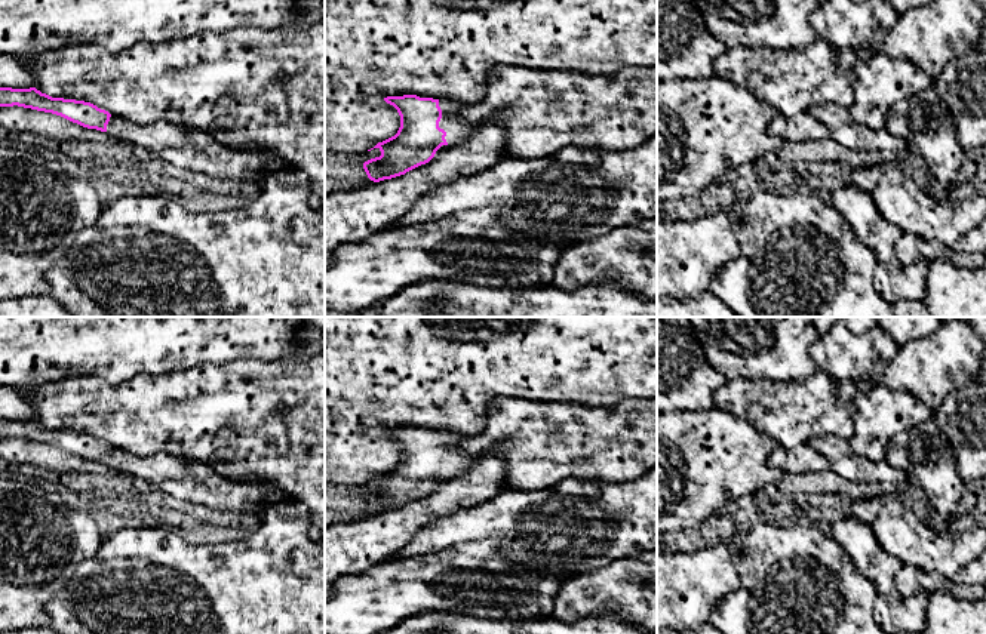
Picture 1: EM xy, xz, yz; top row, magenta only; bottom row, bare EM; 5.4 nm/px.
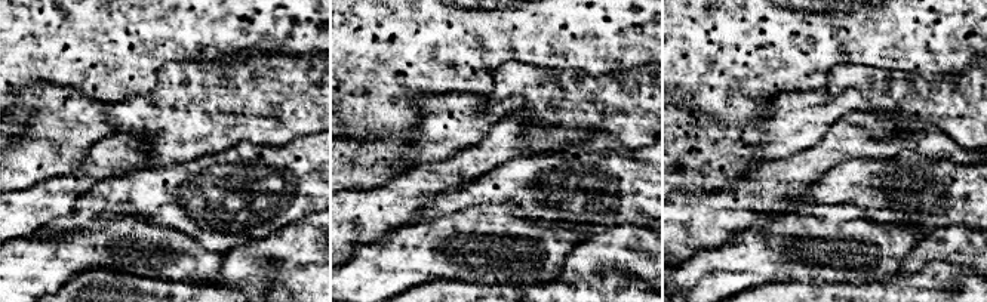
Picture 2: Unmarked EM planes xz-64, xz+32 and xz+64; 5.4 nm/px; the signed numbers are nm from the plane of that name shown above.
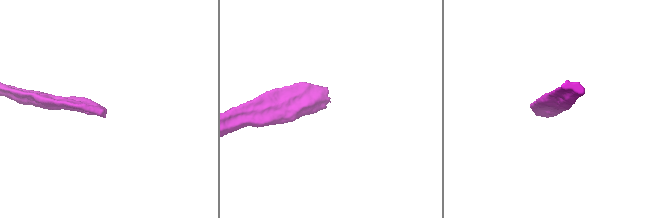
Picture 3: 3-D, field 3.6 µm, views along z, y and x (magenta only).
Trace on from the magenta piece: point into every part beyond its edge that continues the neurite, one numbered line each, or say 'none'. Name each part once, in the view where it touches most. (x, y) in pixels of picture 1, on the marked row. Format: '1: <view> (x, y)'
1: xz (457, 132)

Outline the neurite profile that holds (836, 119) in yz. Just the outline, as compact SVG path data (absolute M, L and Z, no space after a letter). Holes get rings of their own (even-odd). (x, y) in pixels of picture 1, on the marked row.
M818 104L813 105L810 113L829 129L830 138L848 150L896 151L904 145L901 139L893 136L885 127L872 130L856 123L847 107Z

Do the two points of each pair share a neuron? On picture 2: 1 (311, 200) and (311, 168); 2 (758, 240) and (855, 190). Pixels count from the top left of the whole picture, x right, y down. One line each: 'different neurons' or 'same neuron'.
1: same neuron
2: different neurons

